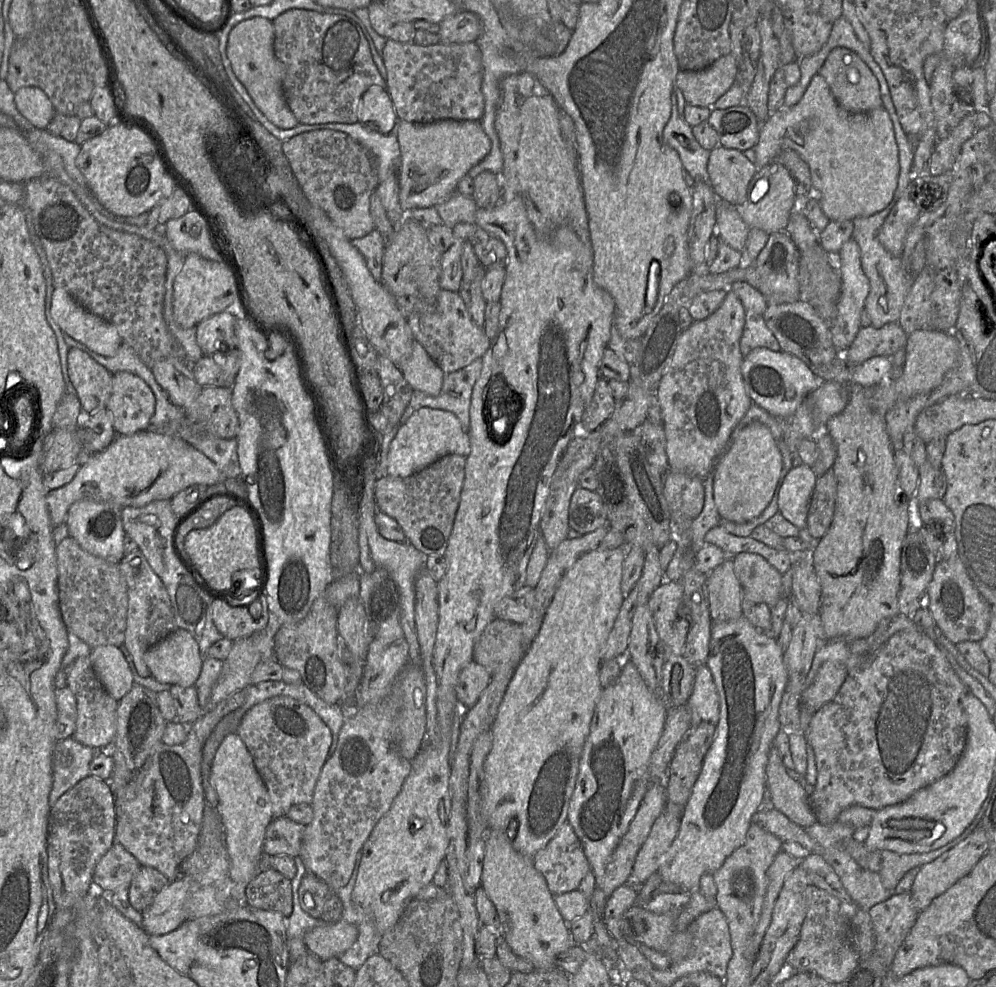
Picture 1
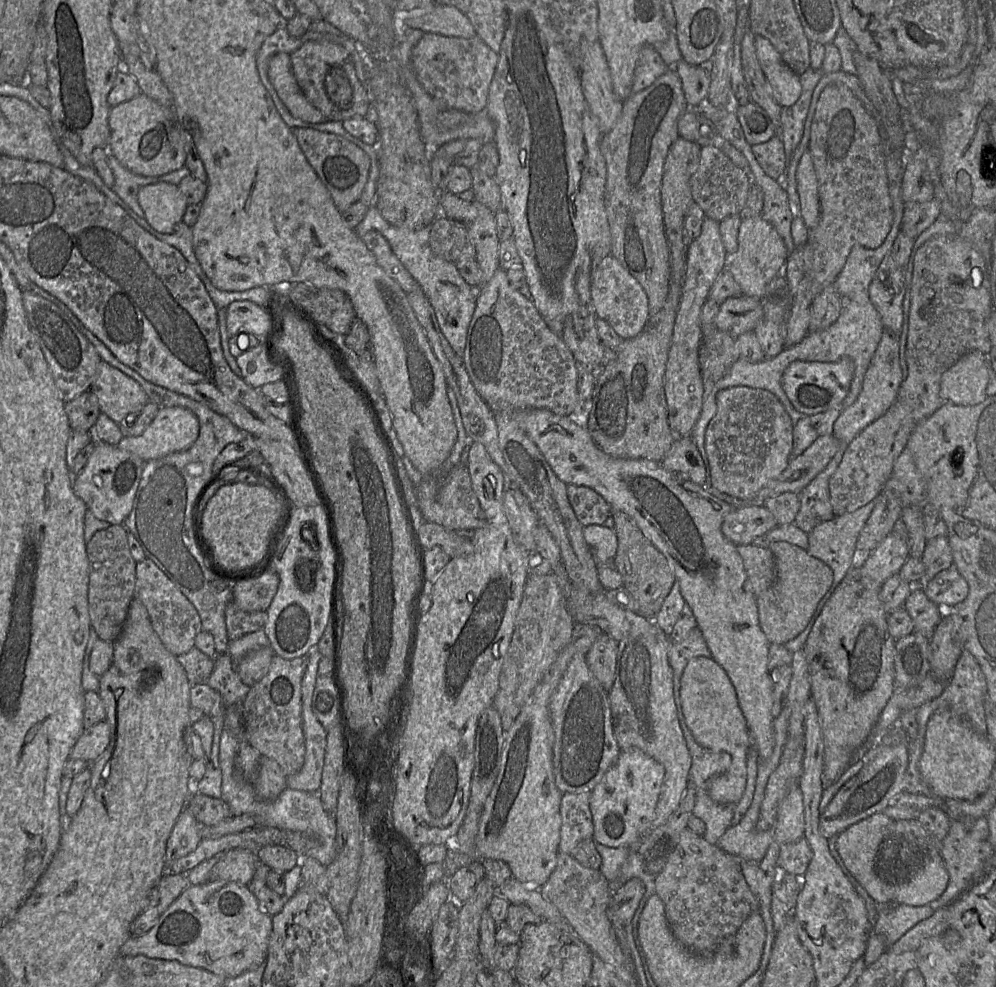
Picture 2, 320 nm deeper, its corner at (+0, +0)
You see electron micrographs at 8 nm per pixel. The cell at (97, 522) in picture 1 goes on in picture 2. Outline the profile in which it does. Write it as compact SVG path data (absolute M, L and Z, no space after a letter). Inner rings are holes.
M96 441L95 449L85 467L73 477L73 491L99 520L111 525L123 524L132 510L145 462L117 445Z

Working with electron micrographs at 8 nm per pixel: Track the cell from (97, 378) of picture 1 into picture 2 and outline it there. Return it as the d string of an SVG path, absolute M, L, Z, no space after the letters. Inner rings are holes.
M101 360L90 391L95 394L102 413L116 423L130 414L138 414L149 398L132 378Z

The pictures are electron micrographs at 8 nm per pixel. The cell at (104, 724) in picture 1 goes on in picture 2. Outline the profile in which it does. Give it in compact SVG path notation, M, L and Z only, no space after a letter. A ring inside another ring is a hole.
M106 720L84 729L70 752L69 759L93 763L110 743L110 728Z

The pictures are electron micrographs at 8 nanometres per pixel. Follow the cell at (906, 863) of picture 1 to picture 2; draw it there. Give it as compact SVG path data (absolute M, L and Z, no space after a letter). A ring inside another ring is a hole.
M877 904L877 912L873 932L884 937L887 949L917 923L929 918L934 910L929 905Z

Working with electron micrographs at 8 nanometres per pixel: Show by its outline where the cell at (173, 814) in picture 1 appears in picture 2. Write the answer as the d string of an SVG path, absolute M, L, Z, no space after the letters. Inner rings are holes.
M184 808L169 836L165 853L166 871L180 858L192 853L202 841L200 823Z

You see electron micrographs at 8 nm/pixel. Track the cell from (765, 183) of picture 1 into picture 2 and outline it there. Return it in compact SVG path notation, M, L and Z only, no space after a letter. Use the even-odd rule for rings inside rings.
M763 216L743 217L737 236L737 249L728 256L726 269L732 274L744 296L761 299L771 281L783 274L788 252L781 237Z

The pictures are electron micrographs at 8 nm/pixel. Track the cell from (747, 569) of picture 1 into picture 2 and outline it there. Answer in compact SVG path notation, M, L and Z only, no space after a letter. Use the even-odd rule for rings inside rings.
M788 542L768 545L775 560L773 585L756 598L759 624L769 644L785 644L800 634L809 623L819 601L833 583L833 572L823 561Z

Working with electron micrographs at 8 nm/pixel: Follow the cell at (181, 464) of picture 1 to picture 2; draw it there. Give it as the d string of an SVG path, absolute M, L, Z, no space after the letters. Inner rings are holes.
M179 406L164 407L160 408L156 417L141 435L123 437L117 446L137 455L144 461L159 459L191 447L198 438L199 428L199 420L190 410Z

